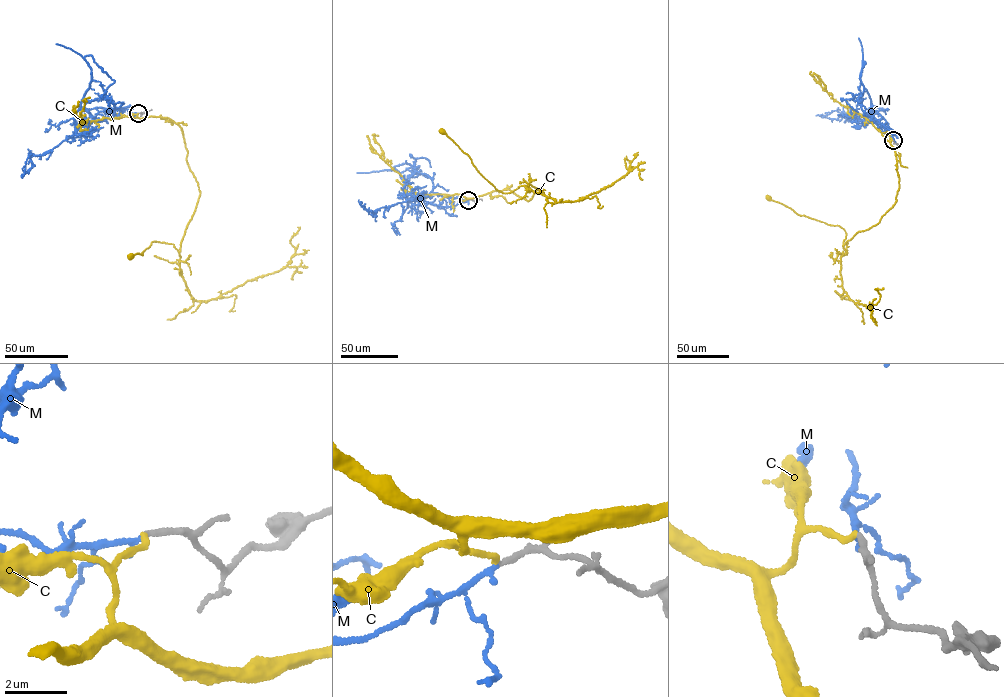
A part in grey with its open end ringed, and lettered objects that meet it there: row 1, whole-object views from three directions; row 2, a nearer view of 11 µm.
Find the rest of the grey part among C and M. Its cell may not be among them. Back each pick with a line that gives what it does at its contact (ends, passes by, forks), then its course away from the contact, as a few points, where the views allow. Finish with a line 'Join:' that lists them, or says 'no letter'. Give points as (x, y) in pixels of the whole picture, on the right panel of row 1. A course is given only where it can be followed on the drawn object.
M: it ends there; it runs (893, 140), (893, 130), (871, 104), (856, 118), (842, 112), (837, 119), (822, 114)
Join: M

